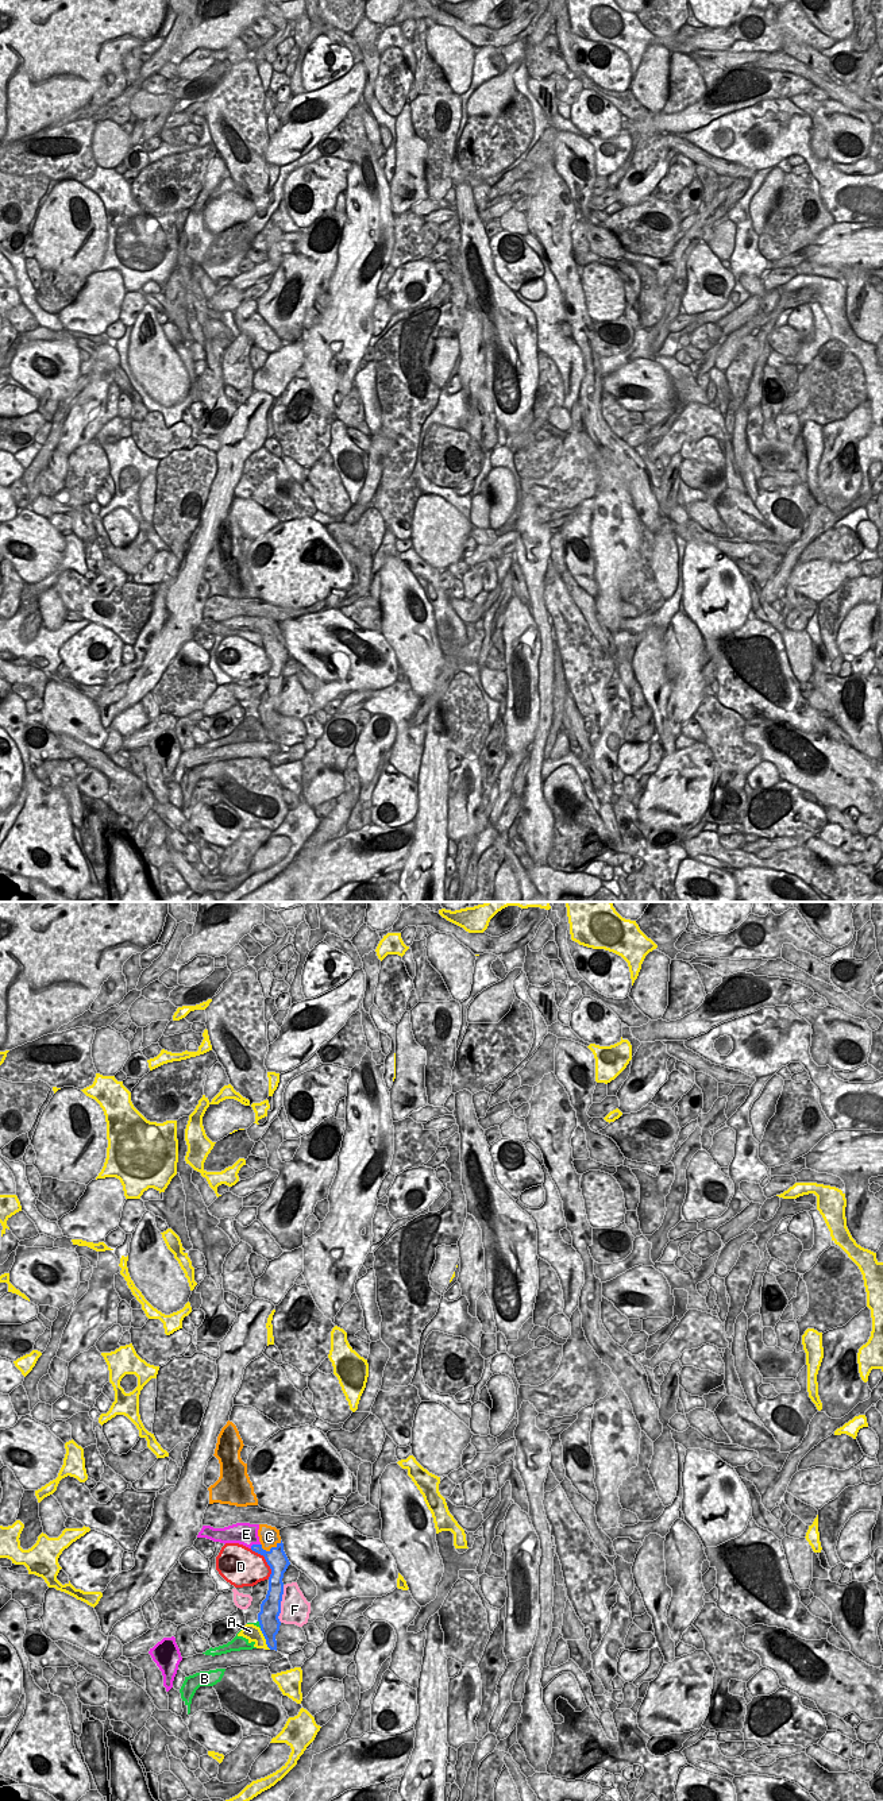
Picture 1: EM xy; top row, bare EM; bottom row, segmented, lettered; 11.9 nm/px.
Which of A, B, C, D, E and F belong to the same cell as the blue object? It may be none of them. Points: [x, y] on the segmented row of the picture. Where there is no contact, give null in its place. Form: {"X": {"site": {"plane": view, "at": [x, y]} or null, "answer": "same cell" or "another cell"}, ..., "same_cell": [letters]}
{"A": {"site": {"plane": "xy", "at": [265, 1638]}, "answer": "another cell"}, "B": {"site": {"plane": "xy", "at": [259, 1624]}, "answer": "another cell"}, "C": {"site": {"plane": "xy", "at": [272, 1547]}, "answer": "same cell"}, "D": {"site": {"plane": "xy", "at": [266, 1561]}, "answer": "another cell"}, "E": {"site": {"plane": "xy", "at": [254, 1545]}, "answer": "another cell"}, "F": {"site": {"plane": "xy", "at": [280, 1604]}, "answer": "another cell"}, "same_cell": ["C"]}

